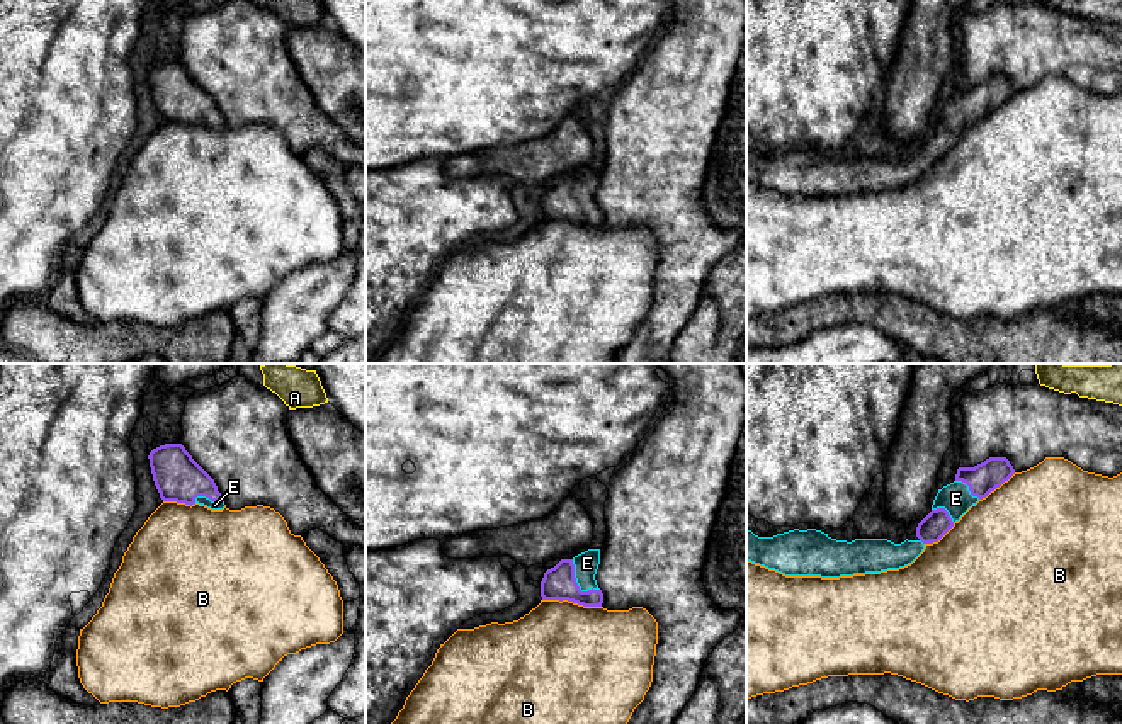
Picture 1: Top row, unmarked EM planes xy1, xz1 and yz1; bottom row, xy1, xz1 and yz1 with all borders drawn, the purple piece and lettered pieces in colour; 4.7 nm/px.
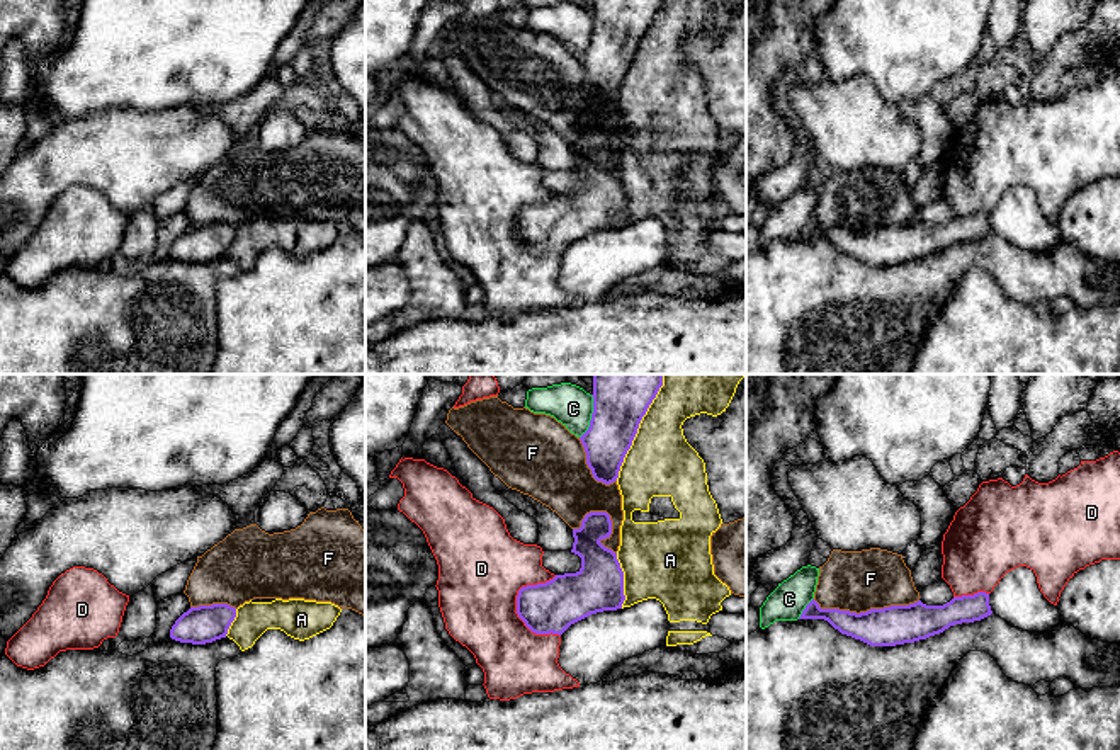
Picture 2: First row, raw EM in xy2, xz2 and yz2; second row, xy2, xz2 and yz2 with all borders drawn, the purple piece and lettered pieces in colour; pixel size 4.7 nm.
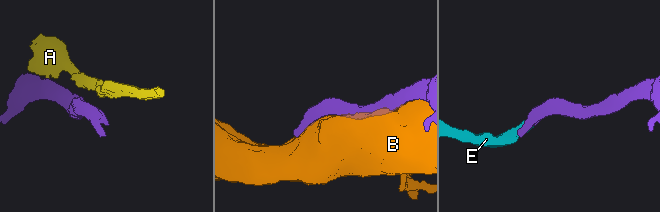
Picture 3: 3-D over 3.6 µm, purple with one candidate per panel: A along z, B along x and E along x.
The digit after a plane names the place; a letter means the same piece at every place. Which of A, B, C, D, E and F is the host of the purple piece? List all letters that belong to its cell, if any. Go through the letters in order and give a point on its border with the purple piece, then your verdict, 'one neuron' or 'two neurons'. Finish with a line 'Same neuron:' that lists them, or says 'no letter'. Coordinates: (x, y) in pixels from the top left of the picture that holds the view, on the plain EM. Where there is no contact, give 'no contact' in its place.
A: contact xz2 (636, 50); two neurons
B: contact xz1 (572, 220); two neurons
C: contact xz2 (592, 36); two neurons
D: contact xz2 (524, 240); two neurons
E: contact xz1 (577, 203); one neuron
F: contact yz2 (865, 232); two neurons
Same neuron: E

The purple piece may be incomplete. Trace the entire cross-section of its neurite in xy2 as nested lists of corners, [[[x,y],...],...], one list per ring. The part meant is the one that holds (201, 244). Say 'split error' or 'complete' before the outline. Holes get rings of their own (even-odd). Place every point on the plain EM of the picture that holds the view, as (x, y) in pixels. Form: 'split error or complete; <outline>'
complete; [[[228,223],[190,226],[170,248],[170,257],[180,262],[206,264],[226,257],[236,228]]]

